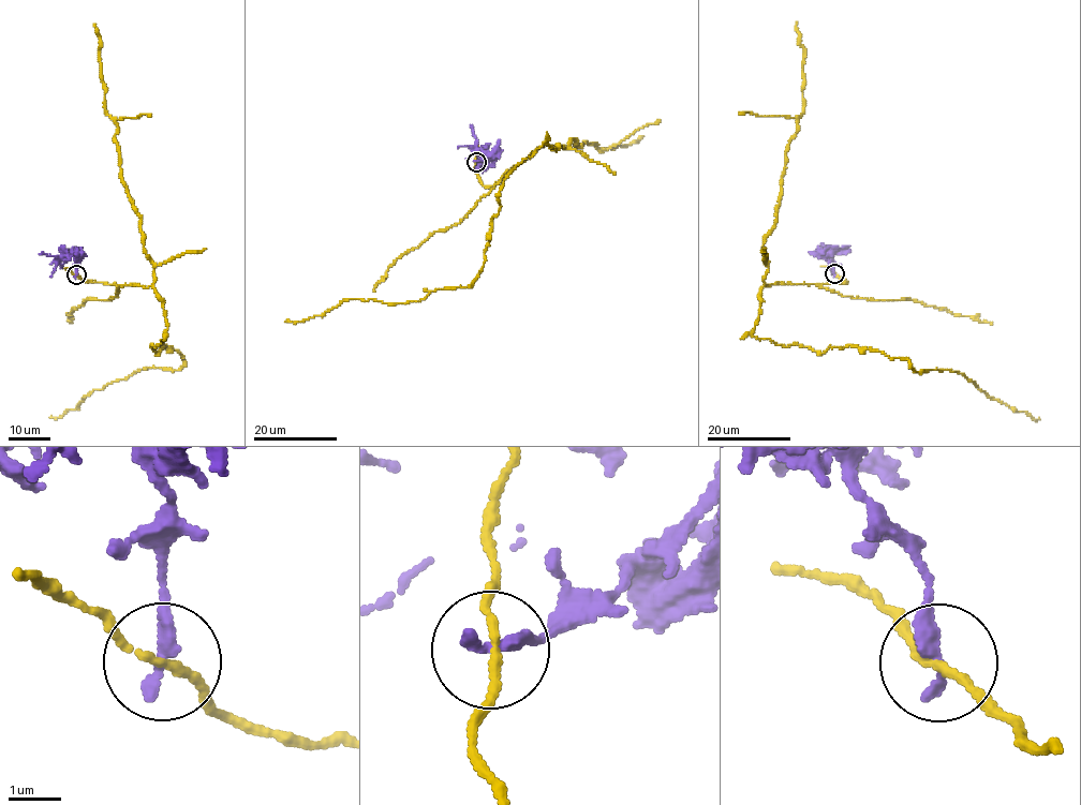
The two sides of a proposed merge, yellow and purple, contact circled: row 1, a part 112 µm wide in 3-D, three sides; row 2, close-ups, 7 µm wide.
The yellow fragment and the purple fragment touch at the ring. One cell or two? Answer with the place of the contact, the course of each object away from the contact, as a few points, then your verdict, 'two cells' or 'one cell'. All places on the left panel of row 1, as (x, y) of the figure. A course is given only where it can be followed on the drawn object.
(76, 274) | yellow via (76, 274), (151, 285), (167, 330), (151, 347), (175, 349), (183, 366), (139, 369), (49, 417) | purple via (76, 274), (73, 255), (58, 258), (40, 254) | two cells

